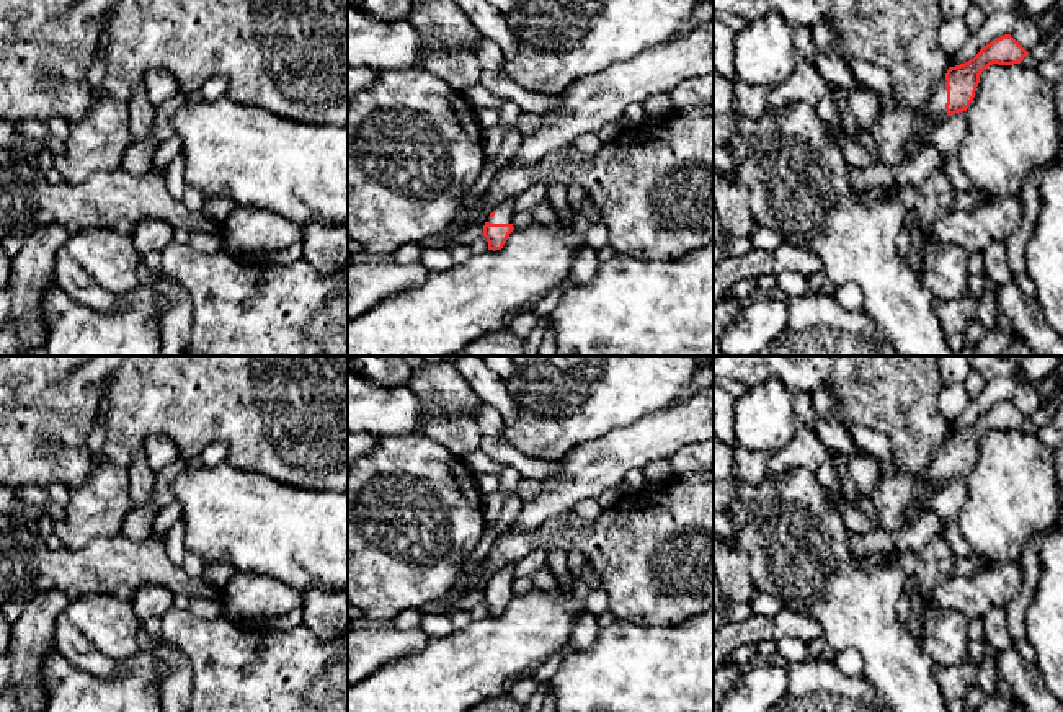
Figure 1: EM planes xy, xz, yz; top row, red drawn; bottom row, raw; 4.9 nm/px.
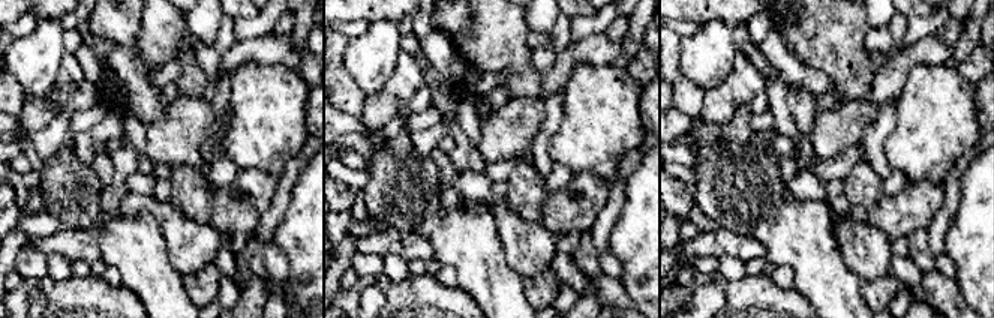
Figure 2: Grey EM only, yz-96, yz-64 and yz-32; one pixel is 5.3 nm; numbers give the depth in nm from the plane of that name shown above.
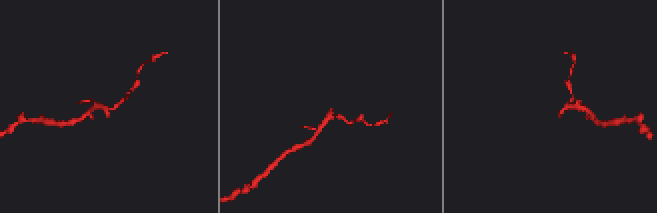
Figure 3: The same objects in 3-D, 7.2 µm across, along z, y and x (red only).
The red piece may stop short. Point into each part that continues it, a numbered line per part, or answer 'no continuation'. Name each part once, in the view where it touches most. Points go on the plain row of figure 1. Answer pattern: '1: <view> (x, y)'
1: yz (933, 479)

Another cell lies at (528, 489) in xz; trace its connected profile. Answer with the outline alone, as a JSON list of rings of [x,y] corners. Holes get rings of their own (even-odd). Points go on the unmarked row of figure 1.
[[[523,478],[519,487],[518,487],[518,495],[523,500],[532,500],[537,496],[537,493],[542,490],[540,480],[531,480],[531,478]]]

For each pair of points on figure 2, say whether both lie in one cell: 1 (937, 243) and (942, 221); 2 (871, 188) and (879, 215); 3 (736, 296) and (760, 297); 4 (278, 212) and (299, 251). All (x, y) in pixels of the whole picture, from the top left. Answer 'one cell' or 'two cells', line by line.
1: one cell
2: two cells
3: one cell
4: two cells

